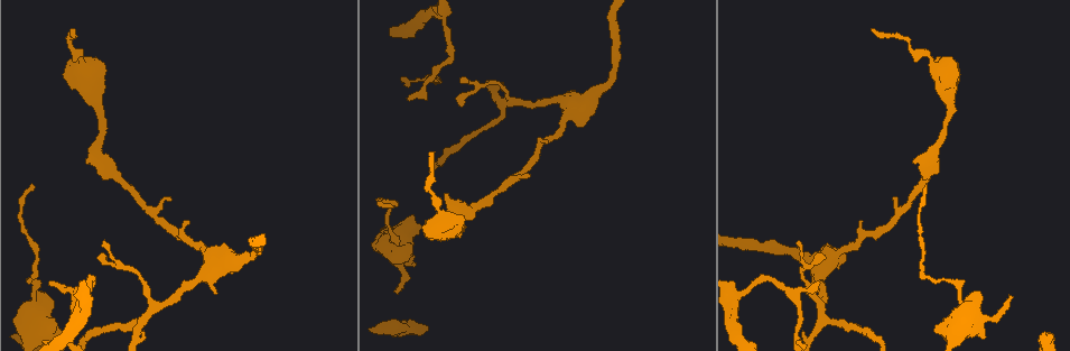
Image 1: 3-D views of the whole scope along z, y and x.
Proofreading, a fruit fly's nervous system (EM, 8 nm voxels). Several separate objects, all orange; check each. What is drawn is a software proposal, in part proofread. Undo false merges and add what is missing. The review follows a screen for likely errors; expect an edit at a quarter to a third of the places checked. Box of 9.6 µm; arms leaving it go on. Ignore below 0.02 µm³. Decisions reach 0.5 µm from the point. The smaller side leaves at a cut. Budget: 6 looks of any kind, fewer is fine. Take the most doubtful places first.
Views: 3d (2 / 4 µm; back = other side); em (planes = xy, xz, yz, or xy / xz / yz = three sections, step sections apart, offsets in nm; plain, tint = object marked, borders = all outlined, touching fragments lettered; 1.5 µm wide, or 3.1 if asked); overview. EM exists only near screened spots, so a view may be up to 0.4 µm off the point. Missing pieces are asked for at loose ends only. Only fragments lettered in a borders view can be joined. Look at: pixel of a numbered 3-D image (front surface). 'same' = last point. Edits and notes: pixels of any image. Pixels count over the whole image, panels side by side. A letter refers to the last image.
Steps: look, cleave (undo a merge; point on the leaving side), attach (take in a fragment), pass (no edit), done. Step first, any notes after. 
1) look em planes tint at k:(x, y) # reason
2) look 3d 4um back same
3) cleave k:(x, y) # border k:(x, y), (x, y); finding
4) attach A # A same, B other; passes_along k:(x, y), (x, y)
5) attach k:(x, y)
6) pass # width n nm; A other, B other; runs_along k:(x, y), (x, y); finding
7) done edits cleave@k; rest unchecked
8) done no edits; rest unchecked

look em planes borders at 1:(85, 162) # an open end

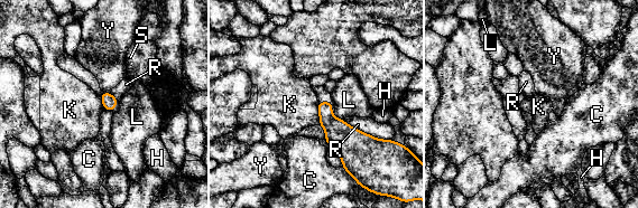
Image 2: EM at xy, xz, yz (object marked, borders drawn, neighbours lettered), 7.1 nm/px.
pass # width 110 nm; C other, H other, K other, L other, R other, S other, Y other; border 2:(317, 102), (318, 124); no lettered fragment goes on from it

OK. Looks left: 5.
look 3d 4um at 1:(74, 31) # branch stops here

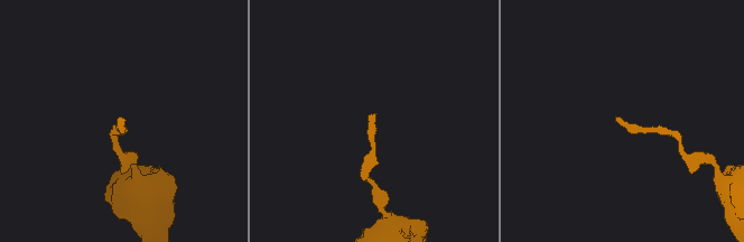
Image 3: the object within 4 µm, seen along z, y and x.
look em planes borders at 3:(372, 115) # now the EM

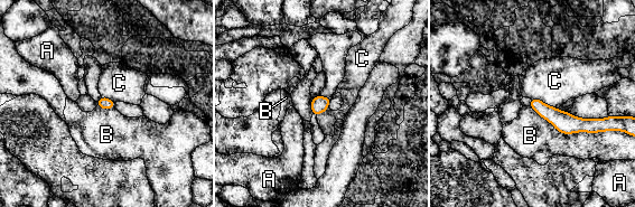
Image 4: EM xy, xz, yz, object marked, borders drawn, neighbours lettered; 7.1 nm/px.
pass # A other, B other, C other; border 4:(529, 105), (562, 133), (605, 132); none of them fits

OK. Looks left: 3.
look 3d 2um at 1:(408, 98) # thin end

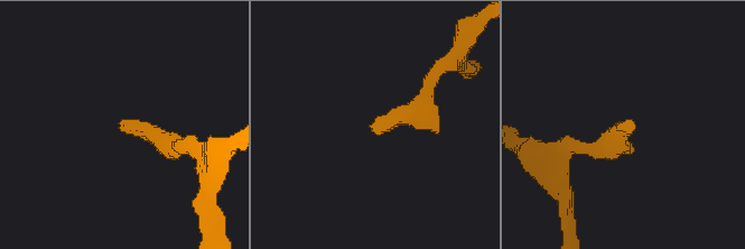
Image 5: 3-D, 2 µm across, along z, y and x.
look em planes borders at 5:(372, 130) # need the tissue

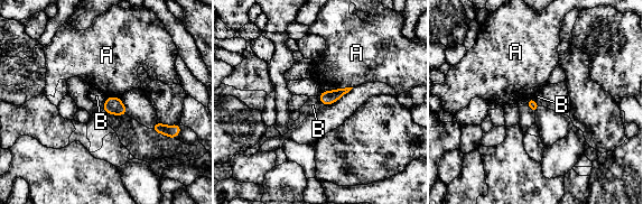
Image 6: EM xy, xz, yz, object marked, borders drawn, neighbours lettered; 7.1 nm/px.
pass # A other, B other; border 6:(108, 96), (101, 108); none of them fits

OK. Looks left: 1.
done no edits; rest unchecked

